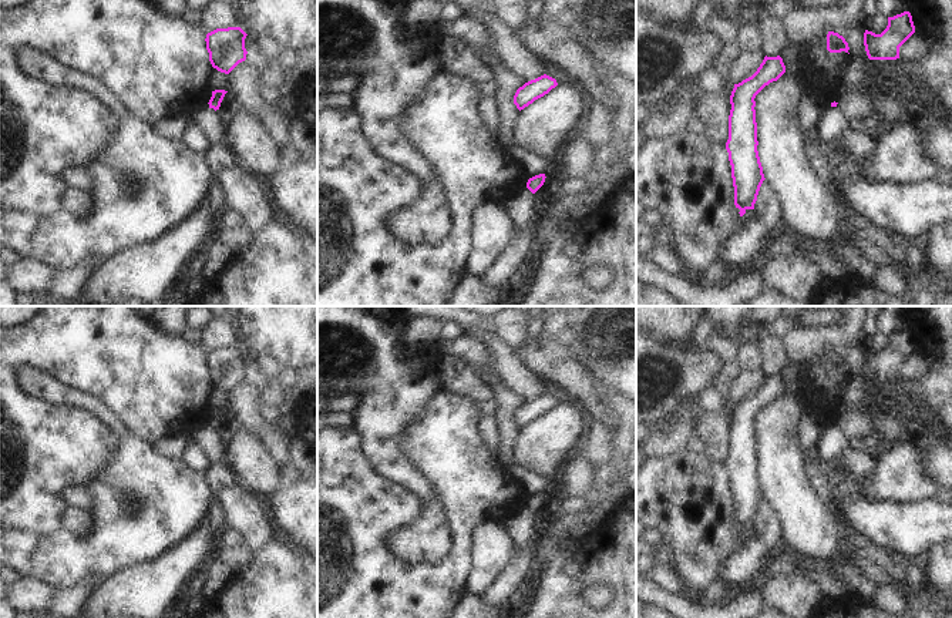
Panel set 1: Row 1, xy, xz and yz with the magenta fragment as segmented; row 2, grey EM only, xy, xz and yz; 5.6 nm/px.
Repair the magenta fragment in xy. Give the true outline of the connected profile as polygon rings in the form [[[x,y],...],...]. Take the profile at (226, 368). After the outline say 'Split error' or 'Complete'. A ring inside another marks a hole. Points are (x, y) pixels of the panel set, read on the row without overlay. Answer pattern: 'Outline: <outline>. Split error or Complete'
Outline: [[[240,346],[216,347],[206,353],[206,369],[213,387],[229,393],[246,379],[246,352]]]. Complete

